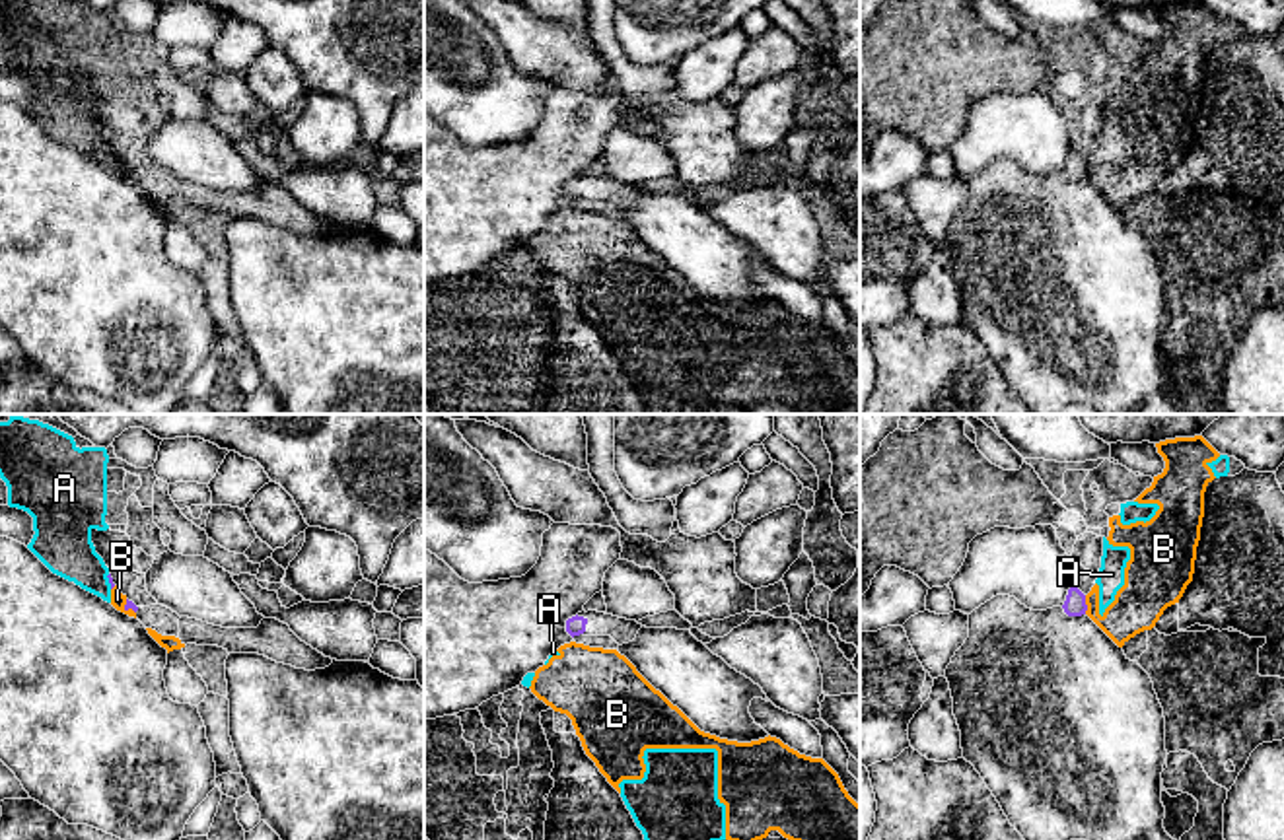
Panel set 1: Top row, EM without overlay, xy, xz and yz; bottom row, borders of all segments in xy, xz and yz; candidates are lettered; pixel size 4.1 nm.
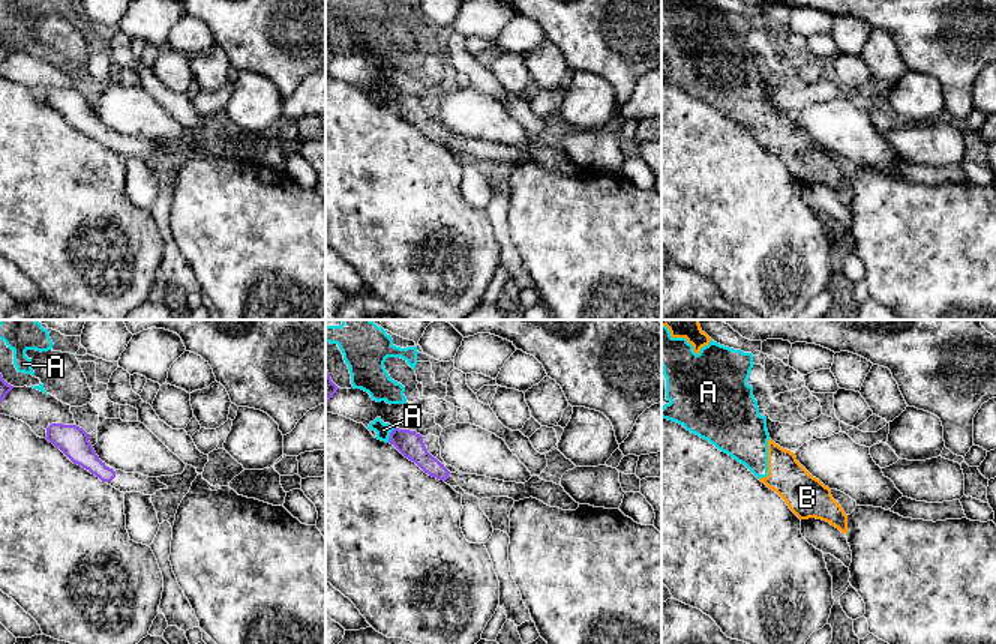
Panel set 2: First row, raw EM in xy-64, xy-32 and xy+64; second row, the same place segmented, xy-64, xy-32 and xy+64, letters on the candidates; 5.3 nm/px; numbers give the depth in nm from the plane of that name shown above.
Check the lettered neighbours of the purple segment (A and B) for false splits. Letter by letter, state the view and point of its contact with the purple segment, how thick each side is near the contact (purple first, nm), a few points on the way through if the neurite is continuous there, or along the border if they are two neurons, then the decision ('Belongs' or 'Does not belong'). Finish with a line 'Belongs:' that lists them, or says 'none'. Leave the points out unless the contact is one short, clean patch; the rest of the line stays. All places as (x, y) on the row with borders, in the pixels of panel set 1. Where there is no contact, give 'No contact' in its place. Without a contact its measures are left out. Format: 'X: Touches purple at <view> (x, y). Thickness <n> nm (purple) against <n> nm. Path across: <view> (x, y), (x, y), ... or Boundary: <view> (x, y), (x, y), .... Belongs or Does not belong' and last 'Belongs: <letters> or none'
A: Touches purple at xy (109, 582). Thickness 20 nm (purple) against 240 nm. Does not belong
B: Touches purple at yz (1086, 605). Thickness 90 nm (purple) against 200 nm. Does not belong
Belongs: none

